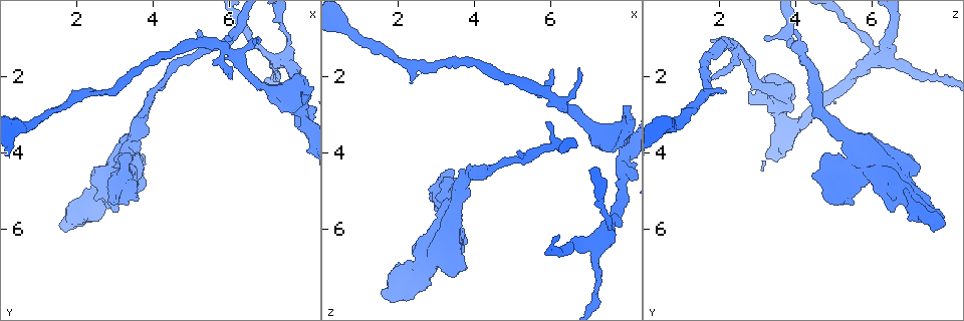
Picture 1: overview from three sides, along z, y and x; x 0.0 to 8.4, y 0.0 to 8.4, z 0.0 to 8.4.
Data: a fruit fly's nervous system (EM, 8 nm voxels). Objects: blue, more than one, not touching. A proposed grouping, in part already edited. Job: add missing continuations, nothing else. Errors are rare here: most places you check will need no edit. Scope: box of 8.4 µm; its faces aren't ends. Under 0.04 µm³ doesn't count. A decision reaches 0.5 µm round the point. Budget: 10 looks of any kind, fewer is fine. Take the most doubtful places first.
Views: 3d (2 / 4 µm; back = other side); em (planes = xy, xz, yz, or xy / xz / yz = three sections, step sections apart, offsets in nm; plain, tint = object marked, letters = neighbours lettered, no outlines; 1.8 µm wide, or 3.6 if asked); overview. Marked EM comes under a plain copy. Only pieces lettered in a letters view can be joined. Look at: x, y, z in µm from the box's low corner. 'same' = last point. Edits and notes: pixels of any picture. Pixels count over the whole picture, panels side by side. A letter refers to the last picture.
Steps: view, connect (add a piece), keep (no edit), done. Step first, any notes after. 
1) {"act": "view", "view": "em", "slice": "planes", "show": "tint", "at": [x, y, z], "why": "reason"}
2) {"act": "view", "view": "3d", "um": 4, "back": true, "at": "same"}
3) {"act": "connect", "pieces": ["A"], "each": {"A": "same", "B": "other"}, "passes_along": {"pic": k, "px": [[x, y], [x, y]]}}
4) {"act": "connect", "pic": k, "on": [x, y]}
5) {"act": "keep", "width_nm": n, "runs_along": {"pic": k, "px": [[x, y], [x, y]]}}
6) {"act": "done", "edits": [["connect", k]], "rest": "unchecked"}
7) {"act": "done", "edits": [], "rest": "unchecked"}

{"act": "view", "view": "em", "slice": "xy", "step": 16, "show": "tint", "at": [7.25, 1.65, 6.40], "why": "looks like a crossing"}

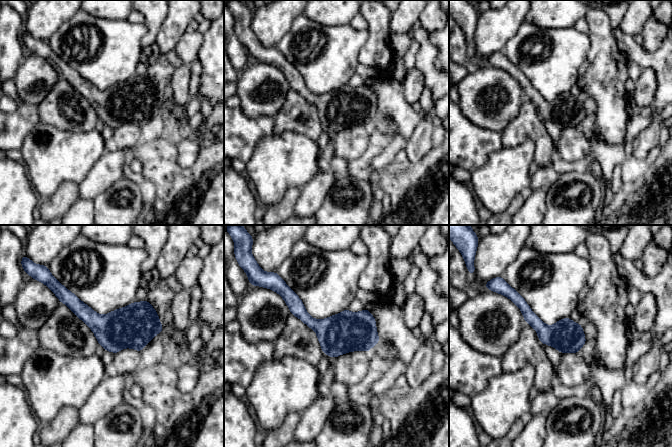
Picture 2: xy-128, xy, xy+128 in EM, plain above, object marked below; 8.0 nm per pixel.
{"act": "view", "view": "em", "slice": "planes", "show": "tint", "at": "same"}

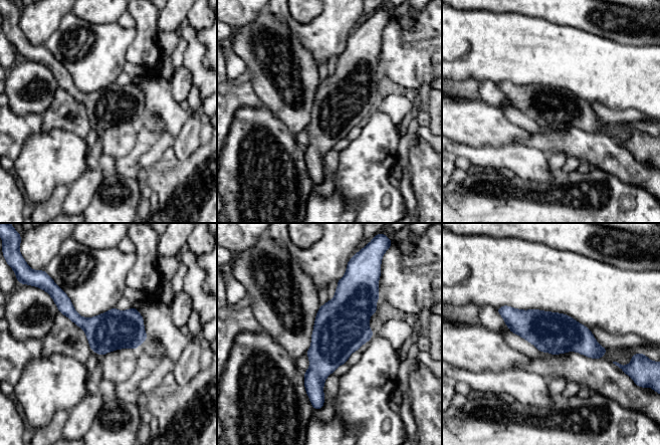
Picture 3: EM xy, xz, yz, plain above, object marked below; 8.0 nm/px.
{"act": "view", "view": "em", "slice": "planes", "show": "letters", "at": "same", "why": "see the neighbours"}

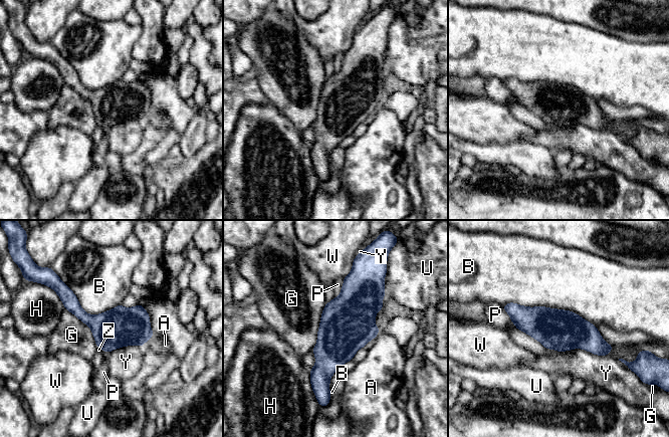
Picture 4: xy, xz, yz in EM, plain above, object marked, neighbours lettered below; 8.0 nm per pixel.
{"act": "keep", "each": {"A": "other", "B": "other", "G": "other", "H": "other", "P": "other", "U": "other", "W": "other", "Y": "other", "Z": "other"}, "runs_along": {"pic": 4, "px": [[506, 307], [609, 348]]}, "found": "no lettered piece goes on from it"}

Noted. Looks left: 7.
{"act": "view", "view": "3d", "um": 2, "at": [7.90, 2.45, 2.85], "why": "an open end"}

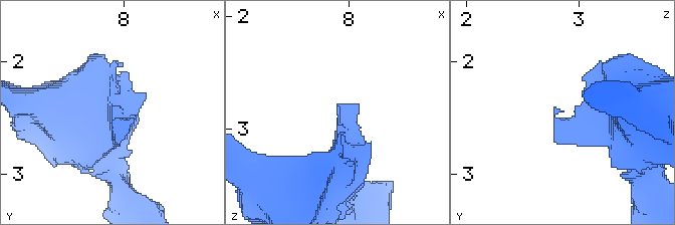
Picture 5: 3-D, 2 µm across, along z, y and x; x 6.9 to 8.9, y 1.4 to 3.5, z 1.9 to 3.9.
{"act": "view", "view": "em", "slice": "planes", "show": "tint", "at": [7.88, 2.42, 2.80]}

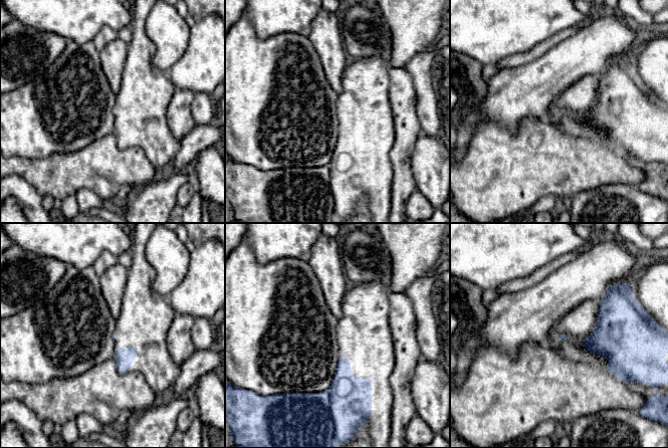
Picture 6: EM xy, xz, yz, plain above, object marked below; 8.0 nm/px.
{"act": "view", "view": "em", "slice": "planes", "show": "letters", "at": "same", "why": "what lies round it"}

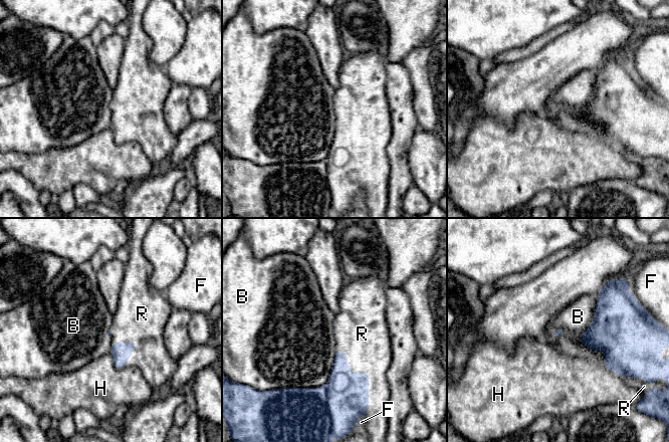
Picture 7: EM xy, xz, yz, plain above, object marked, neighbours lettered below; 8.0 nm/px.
{"act": "keep", "each": {"B": "other", "F": "other", "H": "other", "R": "other"}, "border": {"pic": 7, "px": [[598, 293], [594, 320], [580, 336]]}, "found": "none of them fits"}

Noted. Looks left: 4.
{"act": "view", "view": "3d", "um": 2, "at": [6.10, 2.05, 1.85], "why": "an open end"}

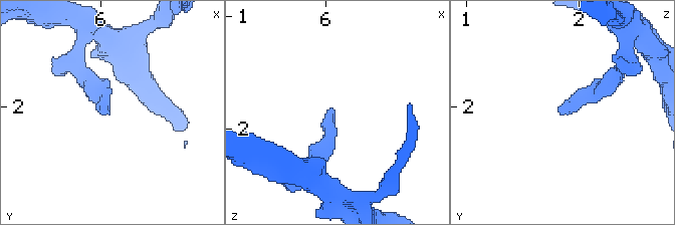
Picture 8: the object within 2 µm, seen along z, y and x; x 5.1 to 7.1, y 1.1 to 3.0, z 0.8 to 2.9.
{"act": "view", "view": "em", "slice": "planes", "show": "letters", "at": [6.08, 2.04, 1.86]}

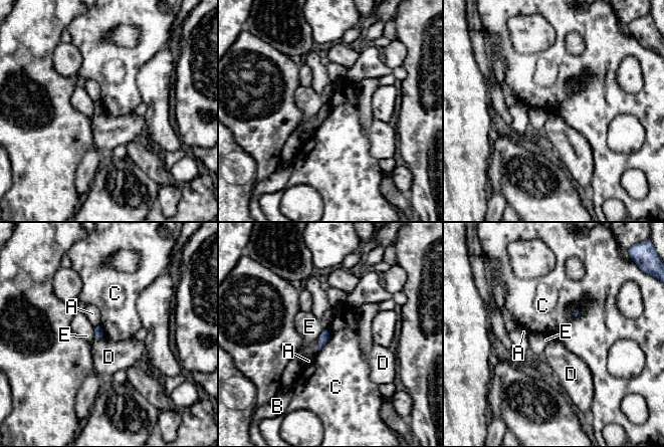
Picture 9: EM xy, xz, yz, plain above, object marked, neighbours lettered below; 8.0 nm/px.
{"act": "keep", "each": {"A": "other", "B": "other", "C": "other", "D": "other", "E": "other"}, "border": {"pic": 9, "px": [[583, 311], [577, 316], [570, 315]]}, "found": "none of them fits"}

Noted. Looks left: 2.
{"act": "view", "view": "3d", "um": 4, "at": [2.45, 5.15, 6.55], "why": "an open end"}

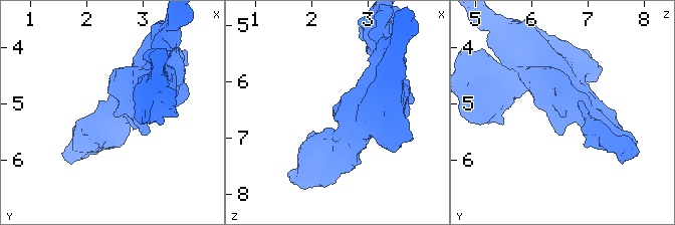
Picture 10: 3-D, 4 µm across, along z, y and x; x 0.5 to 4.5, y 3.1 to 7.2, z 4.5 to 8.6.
{"act": "view", "view": "em", "um": 3.6, "slice": "planes", "show": "letters", "at": [2.50, 5.20, 6.55], "why": "shape alone is not enough"}

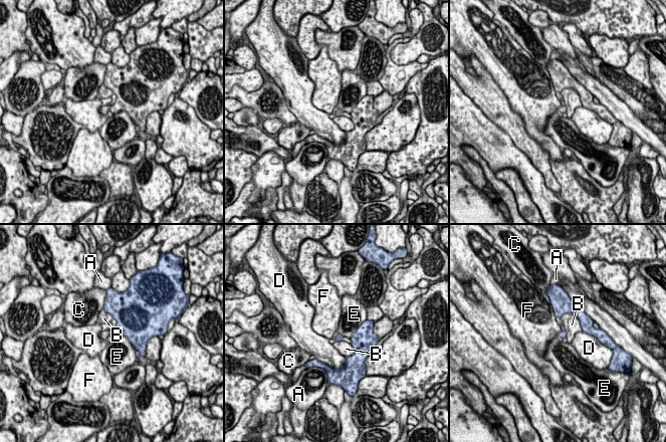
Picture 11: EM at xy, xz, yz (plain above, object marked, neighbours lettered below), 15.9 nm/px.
{"act": "keep", "each": {"A": "other", "B": "other", "C": "other", "D": "other", "E": "other", "F": "other"}, "found": "none of them fits"}

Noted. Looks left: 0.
{"act": "done", "edits": [], "rest": "unchecked"}

